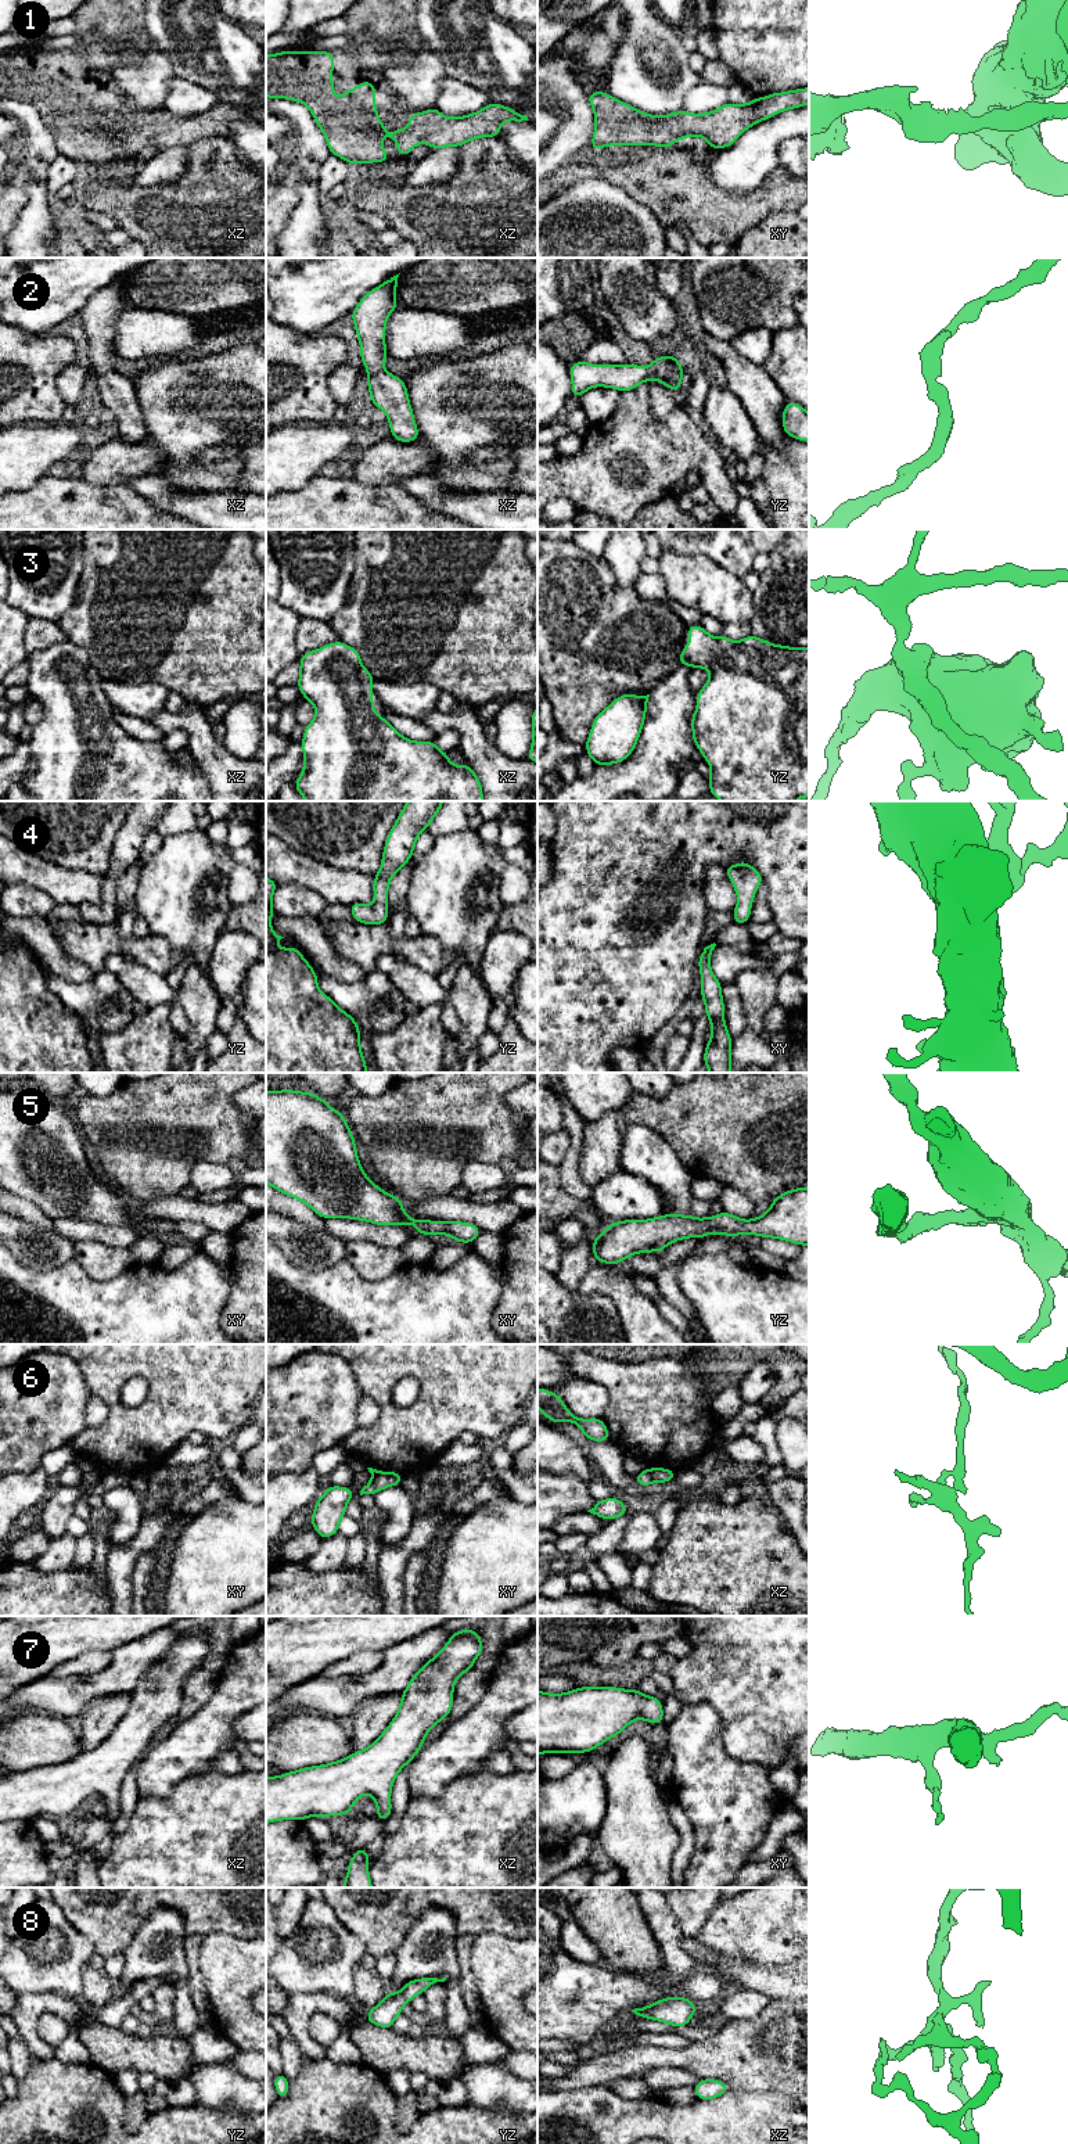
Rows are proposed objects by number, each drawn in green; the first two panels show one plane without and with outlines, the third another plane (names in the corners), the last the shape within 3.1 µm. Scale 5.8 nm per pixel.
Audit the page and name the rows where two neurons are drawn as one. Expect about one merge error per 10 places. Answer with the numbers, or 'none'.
6

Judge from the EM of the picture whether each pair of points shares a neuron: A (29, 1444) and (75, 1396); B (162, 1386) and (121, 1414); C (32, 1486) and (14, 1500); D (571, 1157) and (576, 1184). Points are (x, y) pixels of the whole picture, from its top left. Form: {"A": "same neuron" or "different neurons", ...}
{"A": "same neuron", "B": "same neuron", "C": "same neuron", "D": "same neuron"}

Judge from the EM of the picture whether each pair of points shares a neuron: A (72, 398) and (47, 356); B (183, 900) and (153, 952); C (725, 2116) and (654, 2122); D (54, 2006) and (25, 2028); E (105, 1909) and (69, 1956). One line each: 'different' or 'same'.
A: different
B: different
C: same
D: same
E: different

